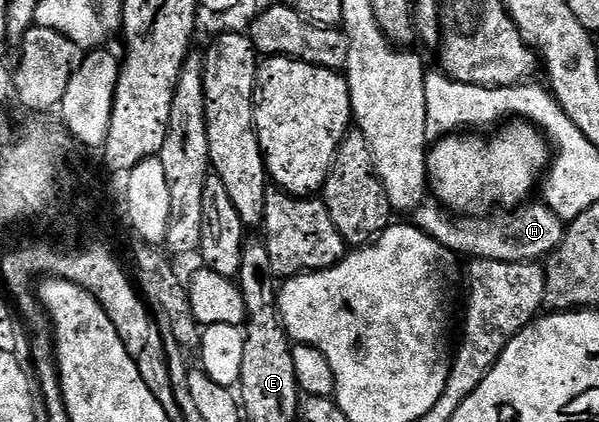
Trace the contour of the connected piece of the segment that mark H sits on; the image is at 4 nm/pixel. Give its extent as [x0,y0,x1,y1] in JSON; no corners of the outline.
[413,201,566,264]

